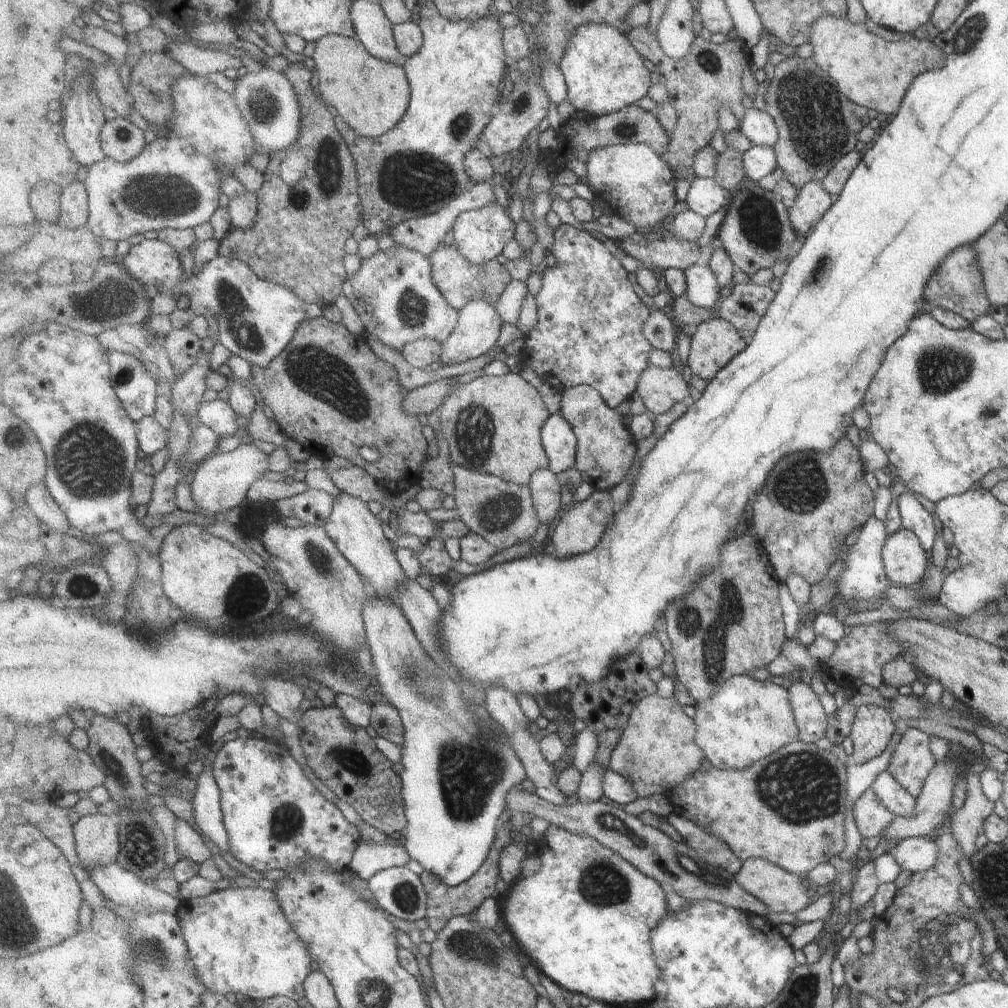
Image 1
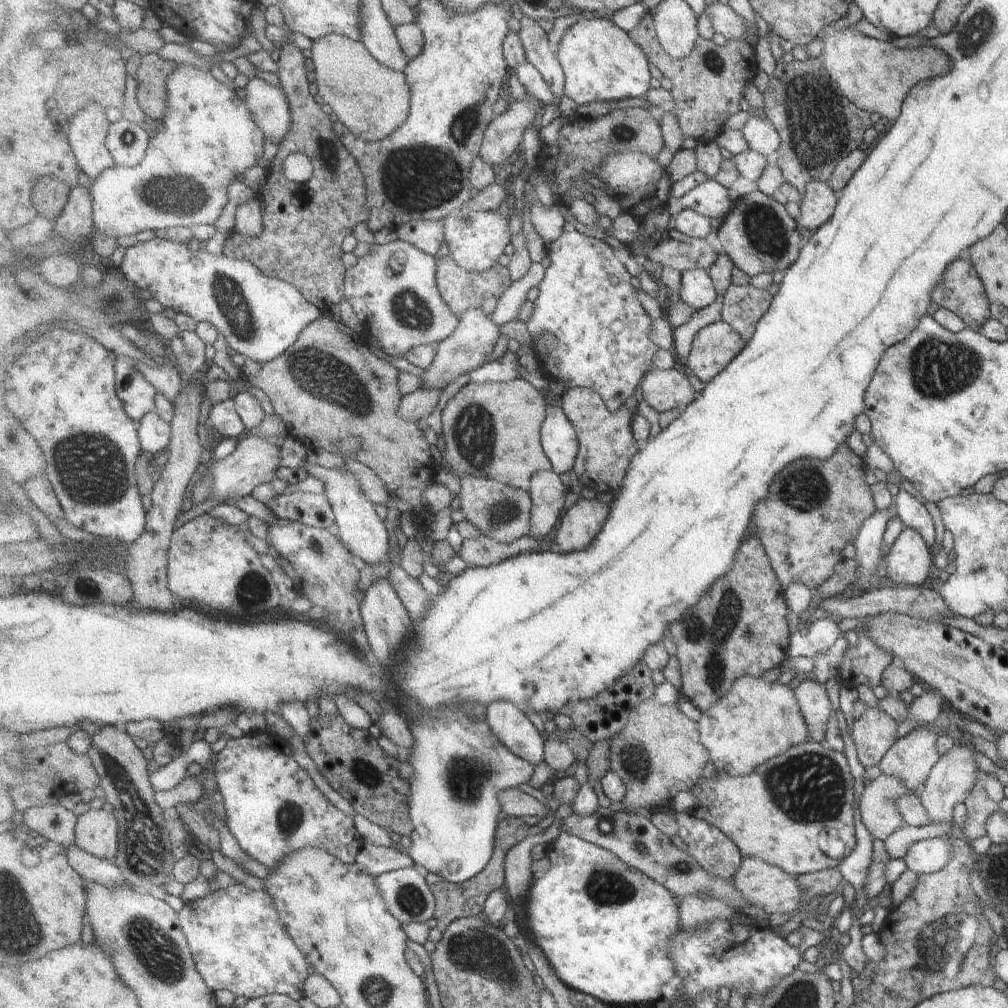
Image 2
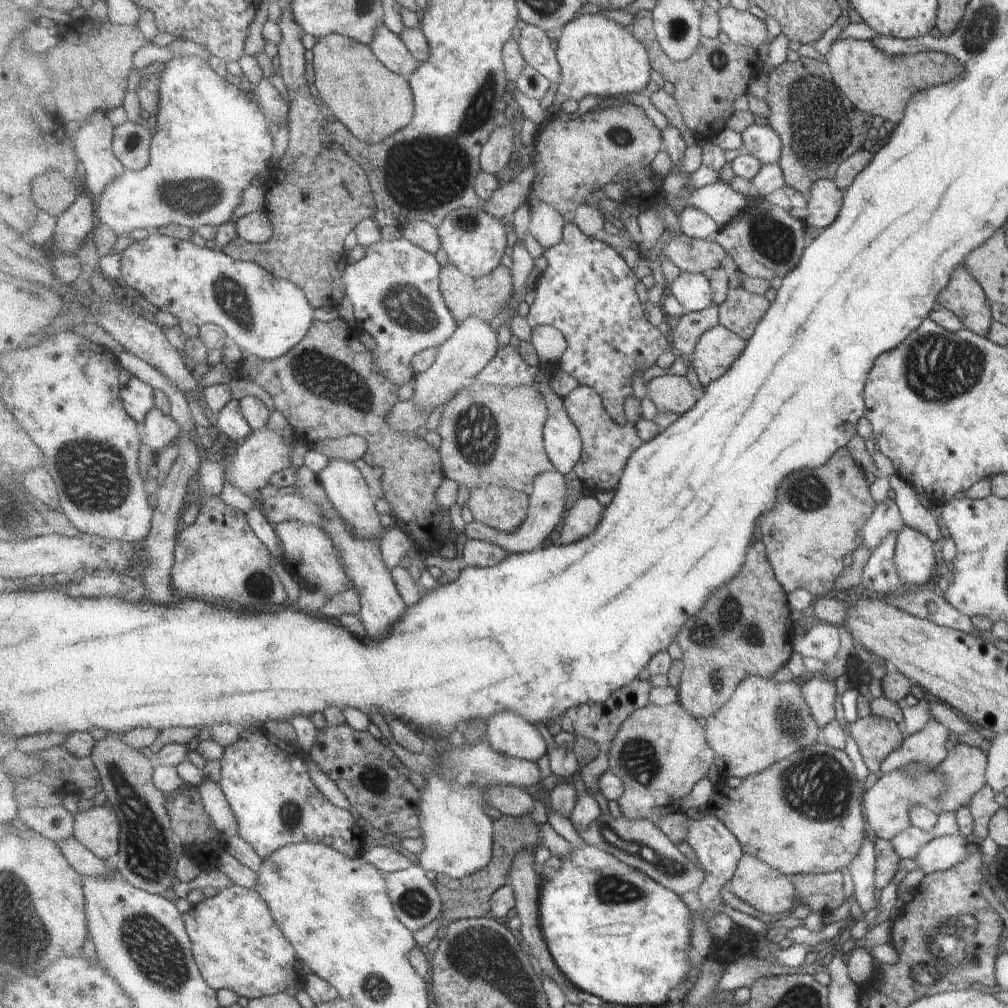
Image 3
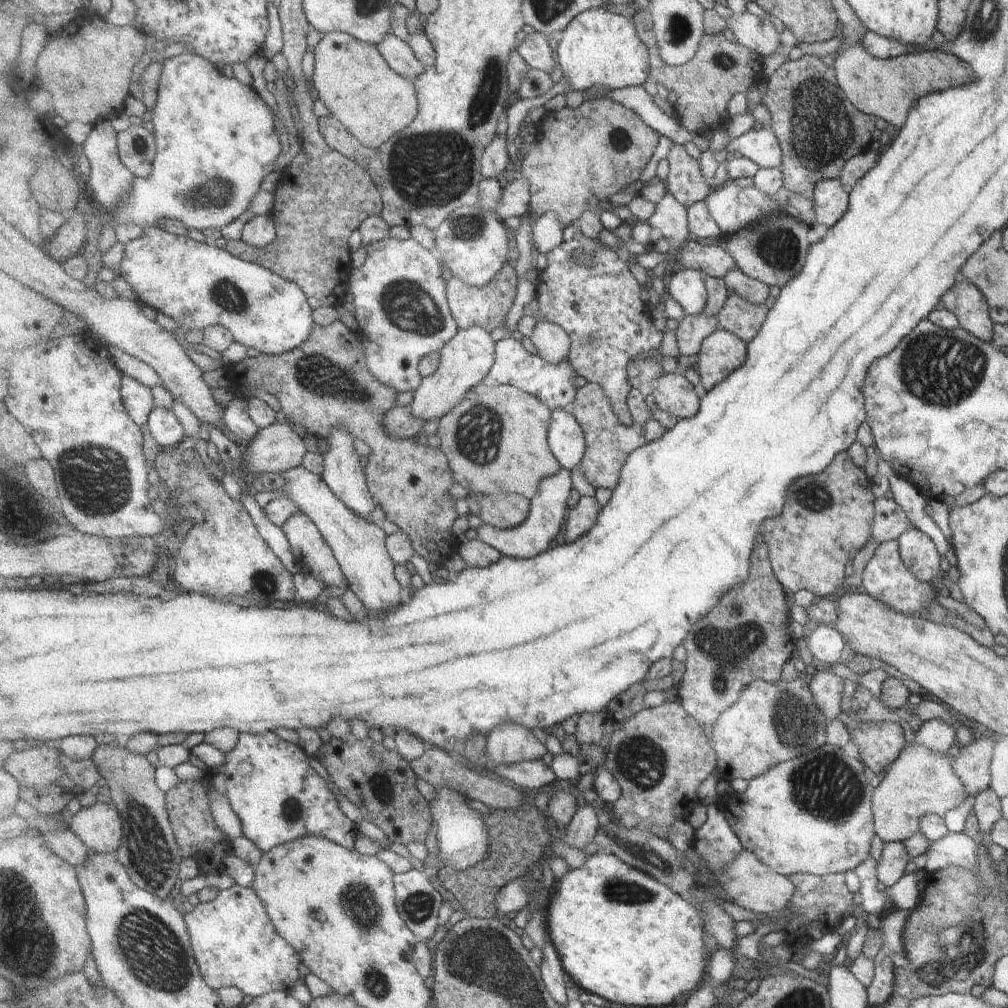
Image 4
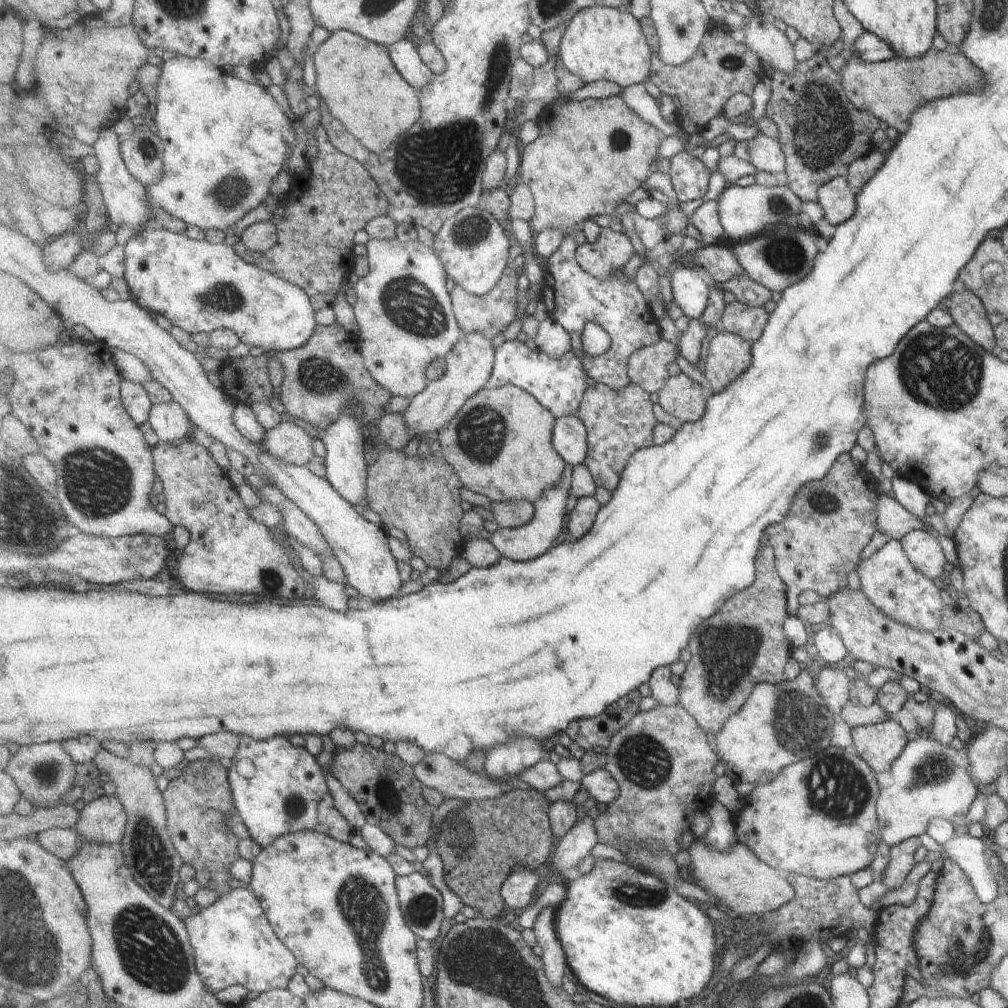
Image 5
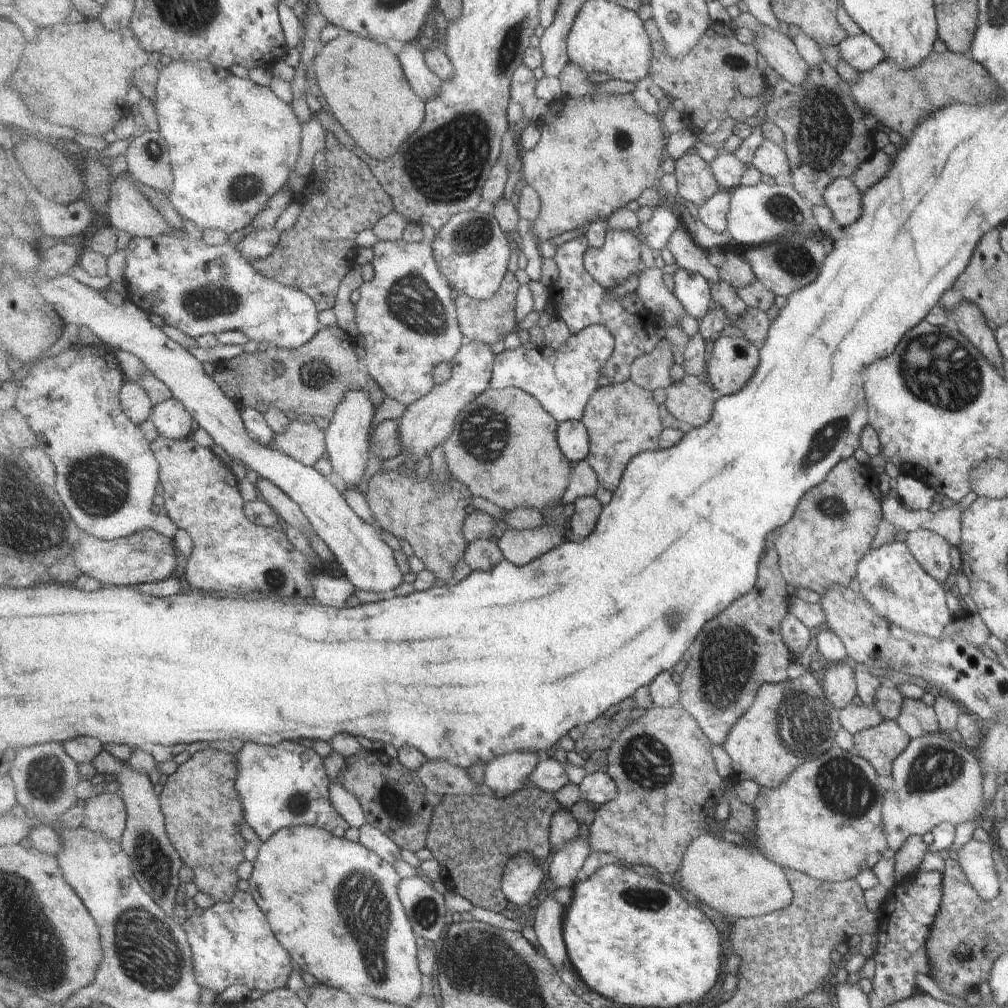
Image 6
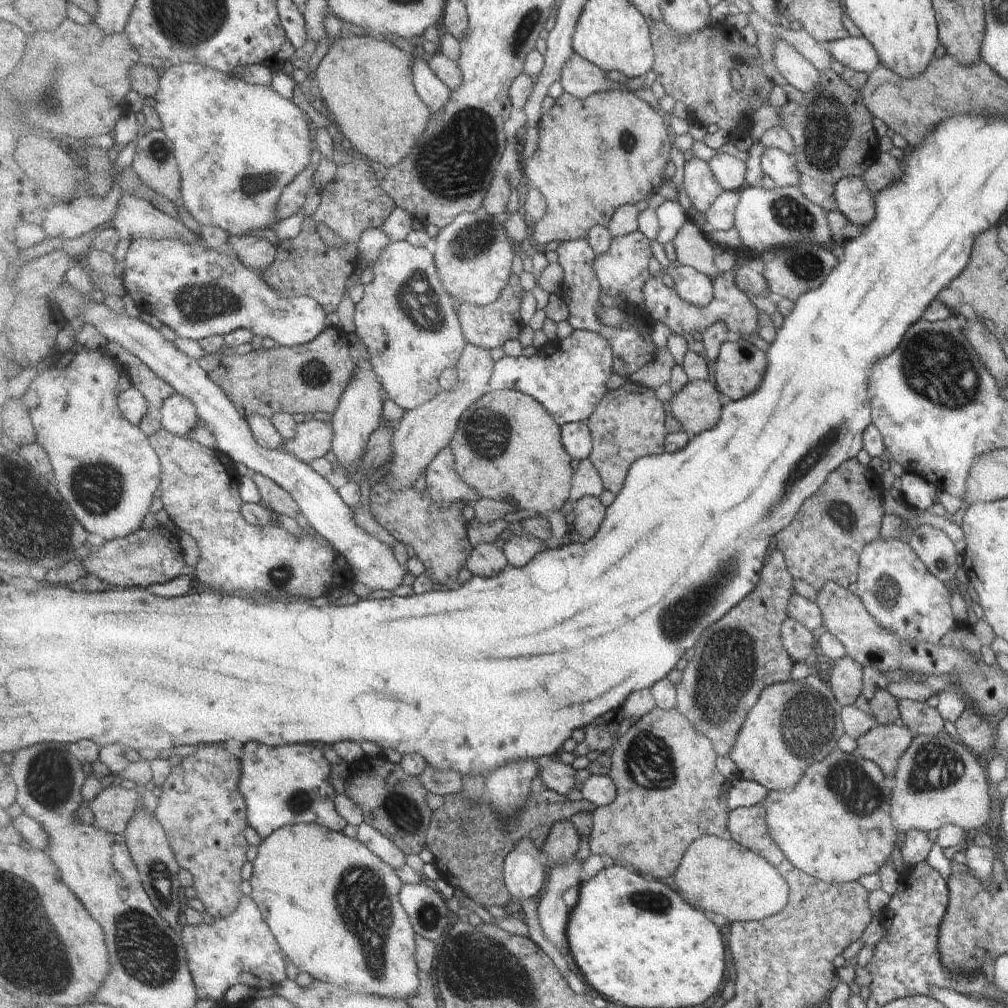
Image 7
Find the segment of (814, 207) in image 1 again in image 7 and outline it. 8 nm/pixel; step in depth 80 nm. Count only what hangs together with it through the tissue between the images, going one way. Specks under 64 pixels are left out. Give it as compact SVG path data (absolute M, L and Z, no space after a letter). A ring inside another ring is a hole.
M841 178L835 182L833 198L835 211L852 225L867 224L875 214L871 196L865 190L861 178Z

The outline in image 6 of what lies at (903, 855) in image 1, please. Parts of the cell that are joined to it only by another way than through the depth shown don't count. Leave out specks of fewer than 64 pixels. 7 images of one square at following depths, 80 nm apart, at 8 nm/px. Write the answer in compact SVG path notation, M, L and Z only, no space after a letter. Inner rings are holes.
M972 838L956 852L968 883L985 902L995 898L998 893L998 880L991 858L993 848L993 844Z

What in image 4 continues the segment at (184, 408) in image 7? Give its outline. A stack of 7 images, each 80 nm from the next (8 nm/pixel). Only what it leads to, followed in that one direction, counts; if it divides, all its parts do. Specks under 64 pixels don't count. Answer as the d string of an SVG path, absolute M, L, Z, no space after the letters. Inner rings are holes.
M156 406L147 426L159 449L173 450L187 436L184 424L173 409Z

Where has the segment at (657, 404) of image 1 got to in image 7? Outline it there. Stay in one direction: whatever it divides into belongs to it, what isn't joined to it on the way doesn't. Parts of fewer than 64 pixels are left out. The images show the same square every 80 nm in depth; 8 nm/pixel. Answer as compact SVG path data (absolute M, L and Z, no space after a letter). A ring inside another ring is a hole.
M689 380L683 390L673 394L670 403L673 416L689 434L695 436L719 424L725 400L715 384Z

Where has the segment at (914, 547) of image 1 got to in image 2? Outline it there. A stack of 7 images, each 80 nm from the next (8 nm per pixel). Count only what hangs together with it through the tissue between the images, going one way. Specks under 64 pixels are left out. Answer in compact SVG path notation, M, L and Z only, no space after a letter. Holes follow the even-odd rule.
M904 527L888 548L886 582L892 586L915 587L932 574L929 570L933 555L925 541L910 528Z

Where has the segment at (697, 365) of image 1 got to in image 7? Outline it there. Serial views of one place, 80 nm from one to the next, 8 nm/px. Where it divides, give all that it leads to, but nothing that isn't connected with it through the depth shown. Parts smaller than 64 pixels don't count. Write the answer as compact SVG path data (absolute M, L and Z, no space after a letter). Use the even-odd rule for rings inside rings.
M747 340L725 342L715 362L714 384L725 399L741 400L759 390L767 372L767 353Z

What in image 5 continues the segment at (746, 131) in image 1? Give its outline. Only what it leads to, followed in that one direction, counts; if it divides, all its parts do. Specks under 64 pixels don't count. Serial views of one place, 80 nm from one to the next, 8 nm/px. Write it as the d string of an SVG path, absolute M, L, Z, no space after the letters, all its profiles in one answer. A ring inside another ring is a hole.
M761 133L747 141L750 162L758 171L771 174L784 172L784 156L778 140Z

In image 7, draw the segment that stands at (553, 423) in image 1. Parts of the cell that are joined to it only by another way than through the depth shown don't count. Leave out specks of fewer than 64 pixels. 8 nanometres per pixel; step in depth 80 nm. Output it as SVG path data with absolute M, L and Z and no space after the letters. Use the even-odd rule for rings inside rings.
M578 421L560 426L565 450L573 460L579 462L590 459L593 453L593 440L586 422Z

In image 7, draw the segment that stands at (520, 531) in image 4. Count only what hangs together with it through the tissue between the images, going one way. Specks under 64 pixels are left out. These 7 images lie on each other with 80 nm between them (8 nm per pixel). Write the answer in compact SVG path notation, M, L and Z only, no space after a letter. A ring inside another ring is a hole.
M530 533L527 536L515 534L508 538L502 547L512 566L525 567L545 550L545 540Z

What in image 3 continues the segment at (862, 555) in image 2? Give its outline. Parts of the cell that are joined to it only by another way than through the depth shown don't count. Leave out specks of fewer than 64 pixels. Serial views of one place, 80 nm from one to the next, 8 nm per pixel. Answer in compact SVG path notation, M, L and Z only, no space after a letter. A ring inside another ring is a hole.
M885 499L874 506L869 518L861 529L862 544L871 552L884 536L895 532L903 526L897 505L891 499Z

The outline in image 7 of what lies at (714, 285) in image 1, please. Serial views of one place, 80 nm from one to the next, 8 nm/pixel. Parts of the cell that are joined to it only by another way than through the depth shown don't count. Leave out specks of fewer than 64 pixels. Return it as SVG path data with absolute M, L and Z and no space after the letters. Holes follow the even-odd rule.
M680 265L678 268L670 266L666 272L674 279L674 290L689 304L697 306L697 308L705 308L713 302L713 282L712 278L705 276L701 272L697 272L695 268Z

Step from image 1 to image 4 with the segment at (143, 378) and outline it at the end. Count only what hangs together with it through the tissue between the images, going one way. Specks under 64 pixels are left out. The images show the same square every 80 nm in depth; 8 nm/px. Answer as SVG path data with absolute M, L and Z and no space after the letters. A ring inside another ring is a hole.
M124 376L121 391L123 404L131 418L134 418L139 426L145 426L149 414L156 407L152 388L130 376Z

